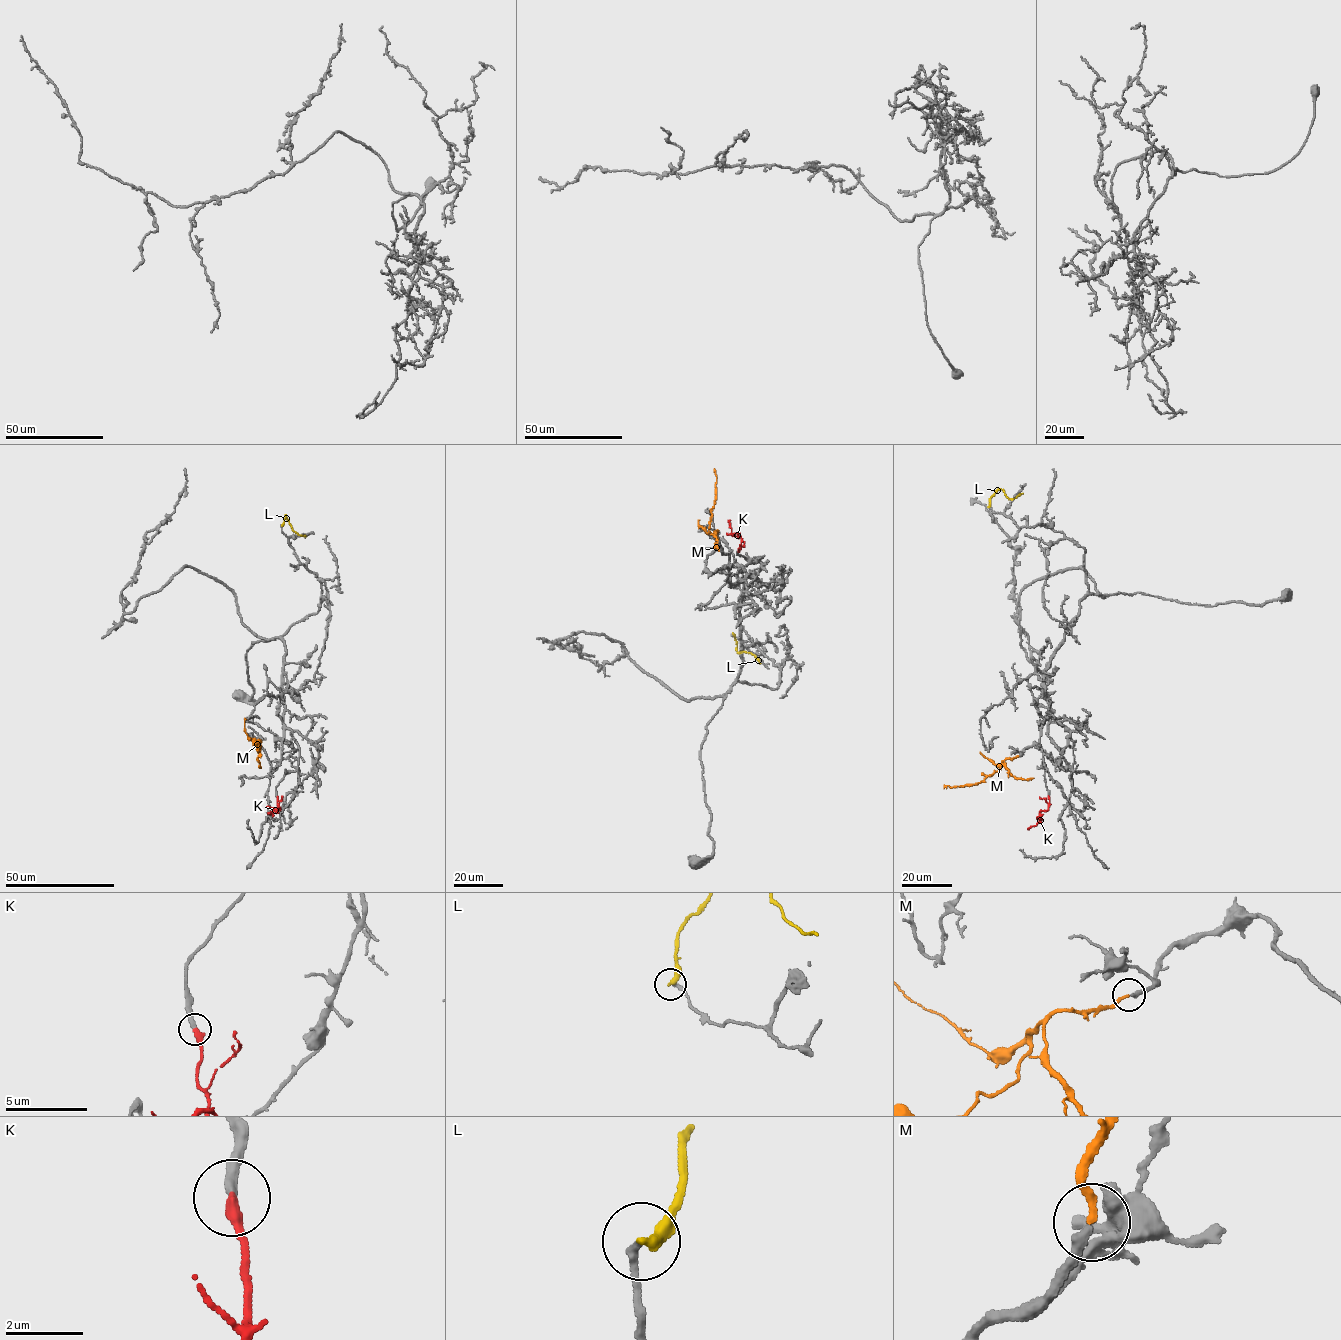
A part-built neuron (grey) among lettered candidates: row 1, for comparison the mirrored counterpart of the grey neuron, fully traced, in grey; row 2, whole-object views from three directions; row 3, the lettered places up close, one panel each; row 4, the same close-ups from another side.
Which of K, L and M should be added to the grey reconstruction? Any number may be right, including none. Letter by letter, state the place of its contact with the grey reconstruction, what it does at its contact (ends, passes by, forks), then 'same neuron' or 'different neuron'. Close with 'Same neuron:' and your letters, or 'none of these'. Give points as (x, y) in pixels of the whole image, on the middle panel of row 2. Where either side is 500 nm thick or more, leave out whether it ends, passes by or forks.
K: meets grey at (738, 551); it ends there; same neuron
L: meets grey at (732, 633); it ends there; different neuron
M: meets grey at (715, 548); it ends there; same neuron
Same neuron: K, M

